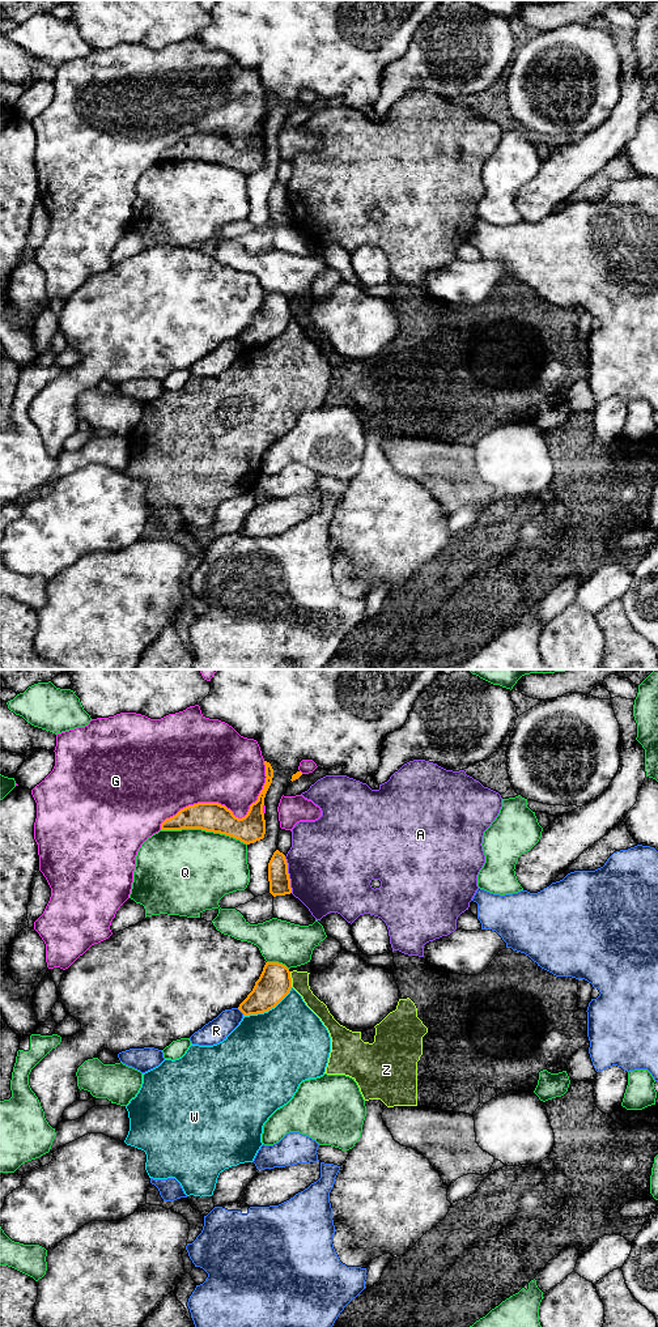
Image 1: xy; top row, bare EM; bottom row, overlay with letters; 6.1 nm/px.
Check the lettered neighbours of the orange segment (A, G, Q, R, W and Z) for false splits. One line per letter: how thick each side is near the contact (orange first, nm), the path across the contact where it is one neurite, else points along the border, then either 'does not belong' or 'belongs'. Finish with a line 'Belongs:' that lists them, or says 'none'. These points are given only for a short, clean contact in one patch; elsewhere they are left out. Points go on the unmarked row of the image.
A: calibres 130 and 500 nm; does not belong
G: calibres 180 and 440 nm; does not belong
Q: calibres 180 and 480 nm; does not belong
R: calibres 200 and 140 nm; does not belong
W: calibres 200 and 480 nm; does not belong
Z: calibres 200 and 110 nm; border xy (289, 302), (292, 317); does not belong
Belongs: none

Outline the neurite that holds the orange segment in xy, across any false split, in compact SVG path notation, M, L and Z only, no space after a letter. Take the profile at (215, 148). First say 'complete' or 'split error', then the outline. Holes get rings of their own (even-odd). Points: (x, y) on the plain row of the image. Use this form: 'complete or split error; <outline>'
complete; M264 92L264 95L266 114L245 148L235 148L230 140L218 133L198 133L166 149L161 154L161 161L201 160L233 167L246 175L263 170L266 165L264 128L273 109L271 94Z

